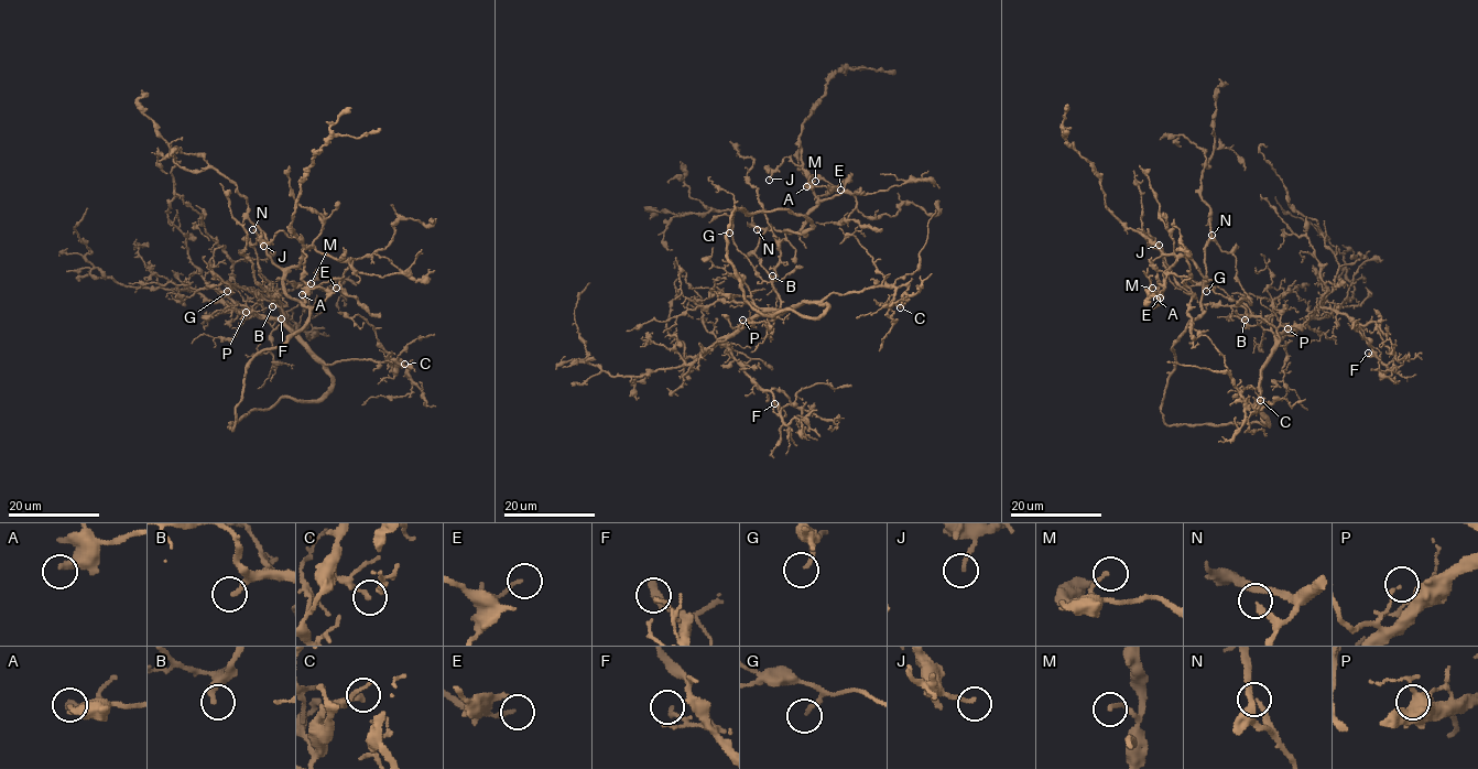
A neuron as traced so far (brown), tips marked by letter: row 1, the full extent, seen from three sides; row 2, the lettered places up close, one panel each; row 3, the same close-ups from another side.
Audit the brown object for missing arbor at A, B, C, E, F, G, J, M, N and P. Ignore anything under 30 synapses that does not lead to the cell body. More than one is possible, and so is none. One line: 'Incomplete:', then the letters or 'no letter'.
Incomplete: B

